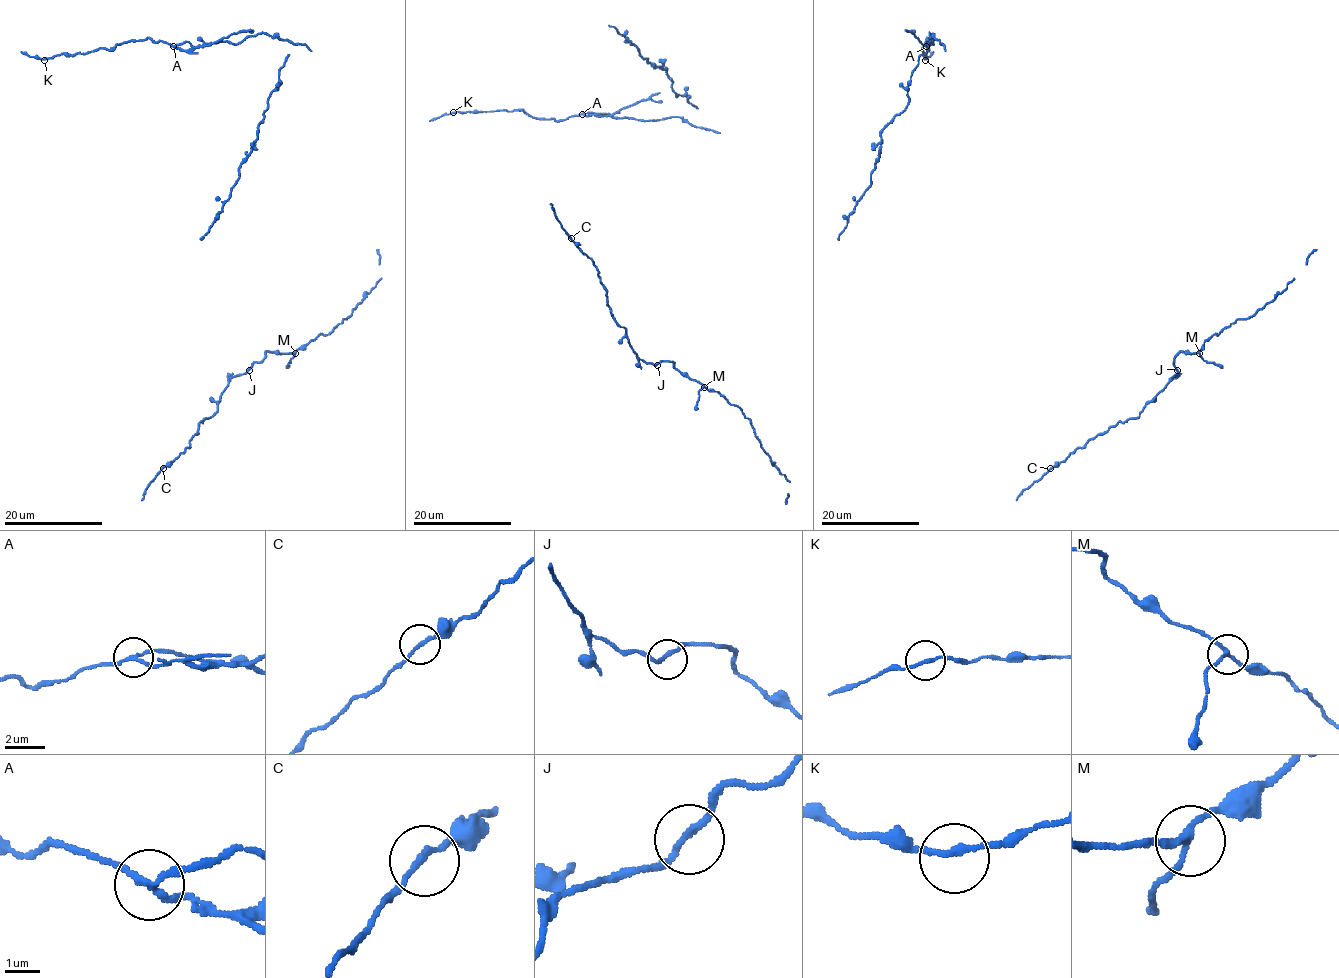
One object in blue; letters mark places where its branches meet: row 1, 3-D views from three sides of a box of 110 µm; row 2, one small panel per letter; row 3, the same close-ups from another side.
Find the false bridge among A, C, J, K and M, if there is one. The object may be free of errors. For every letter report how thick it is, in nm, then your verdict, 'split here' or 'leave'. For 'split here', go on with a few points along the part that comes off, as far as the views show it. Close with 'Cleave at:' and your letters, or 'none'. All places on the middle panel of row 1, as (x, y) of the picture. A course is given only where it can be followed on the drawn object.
A: calibre 150 nm; split here; course (582, 113), (613, 115), (647, 99), (662, 101)
C: calibre 160 nm; leave
J: calibre 180 nm; leave
K: calibre 160 nm; leave
M: calibre 160 nm; leave
Cleave at: A

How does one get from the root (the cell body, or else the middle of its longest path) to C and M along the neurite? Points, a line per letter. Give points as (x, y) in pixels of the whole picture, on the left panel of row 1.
C: (247, 370), (230, 378), (220, 396), (218, 409), (198, 424), (198, 431), (190, 446), (163, 468)
M: (247, 370), (255, 362), (260, 362), (267, 351), (295, 353)

